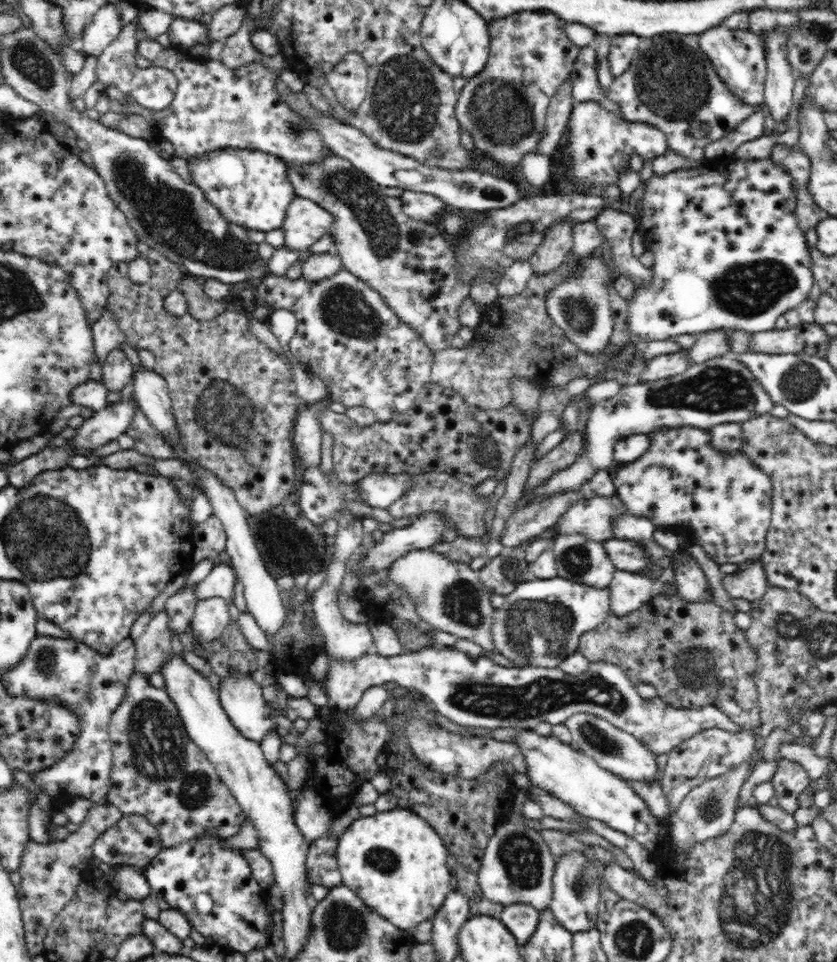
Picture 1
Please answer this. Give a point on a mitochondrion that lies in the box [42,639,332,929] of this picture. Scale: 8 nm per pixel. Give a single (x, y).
(157, 743)

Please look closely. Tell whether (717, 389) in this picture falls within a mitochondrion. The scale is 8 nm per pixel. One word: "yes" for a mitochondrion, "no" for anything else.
yes

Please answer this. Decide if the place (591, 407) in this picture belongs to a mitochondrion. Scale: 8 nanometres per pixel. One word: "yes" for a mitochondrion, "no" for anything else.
no

